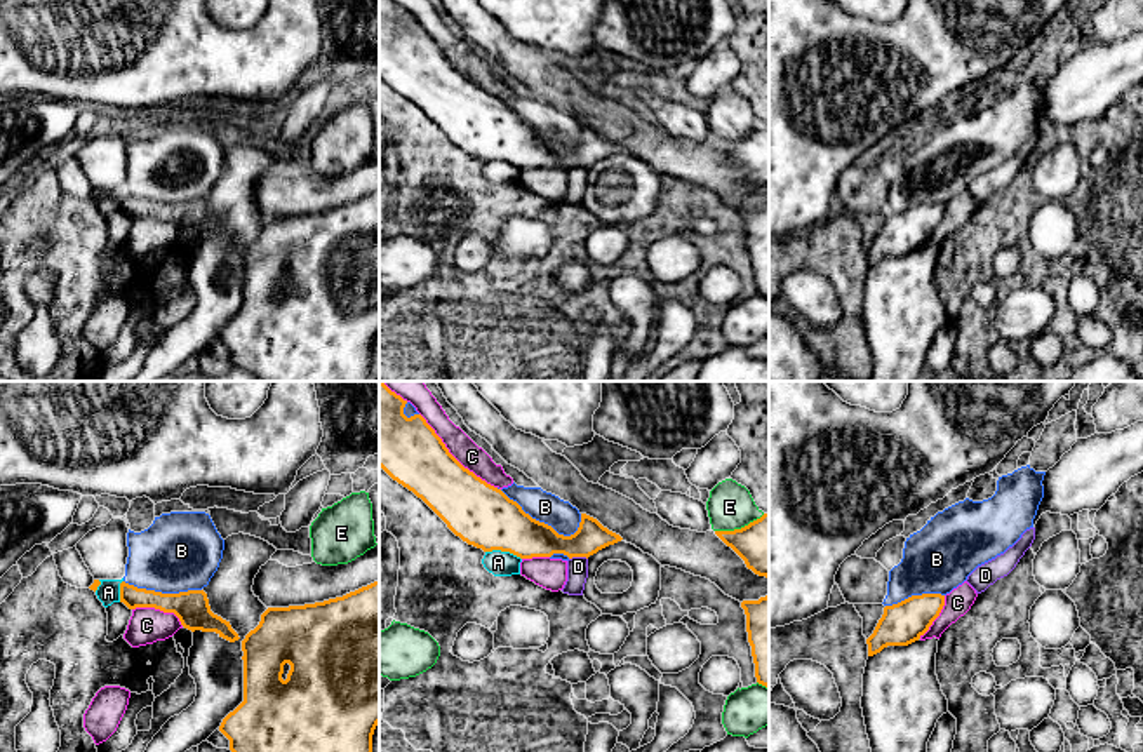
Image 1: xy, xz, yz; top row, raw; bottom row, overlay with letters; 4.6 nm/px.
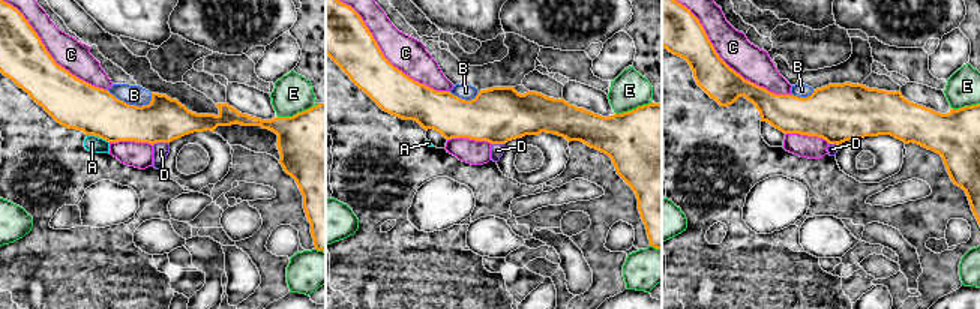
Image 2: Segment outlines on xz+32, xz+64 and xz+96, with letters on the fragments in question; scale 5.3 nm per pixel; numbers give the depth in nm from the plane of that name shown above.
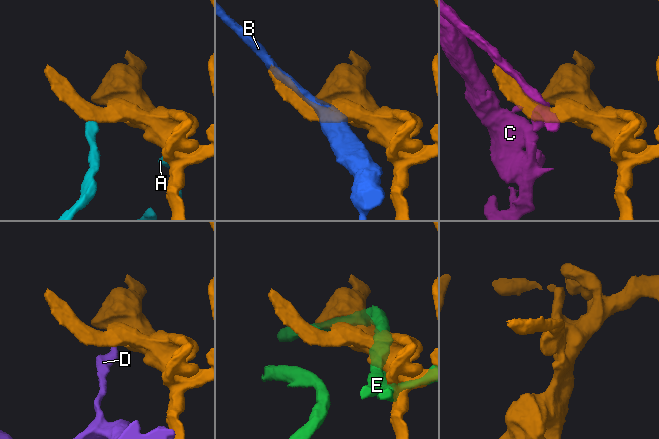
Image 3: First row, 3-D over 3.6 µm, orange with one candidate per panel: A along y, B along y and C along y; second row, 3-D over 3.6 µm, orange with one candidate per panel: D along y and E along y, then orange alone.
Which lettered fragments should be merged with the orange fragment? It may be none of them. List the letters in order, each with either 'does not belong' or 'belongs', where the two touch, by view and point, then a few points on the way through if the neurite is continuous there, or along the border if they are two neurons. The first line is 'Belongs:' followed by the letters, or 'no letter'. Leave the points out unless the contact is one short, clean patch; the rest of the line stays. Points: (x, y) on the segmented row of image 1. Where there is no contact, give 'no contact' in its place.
Belongs: no letter
A: does not belong | xz (503, 550)
B: does not belong | xz (538, 521)
C: does not belong | xz (453, 456)
D: does not belong | xz (578, 556) | along xz (587, 557), (569, 559)
E: does not belong | xz (741, 528)

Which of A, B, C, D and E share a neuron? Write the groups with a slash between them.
A / B / C / D / E

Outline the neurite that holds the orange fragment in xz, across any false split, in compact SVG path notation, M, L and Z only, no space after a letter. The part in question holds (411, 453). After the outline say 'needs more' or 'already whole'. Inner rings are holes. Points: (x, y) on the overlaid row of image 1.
M379 381L379 467L421 498L468 545L484 552L510 552L520 559L551 557L553 554L588 559L623 540L586 514L581 514L579 527L571 536L558 534L551 526L532 519L501 489L465 468L421 414L407 418L405 404L407 400Z; already whole

